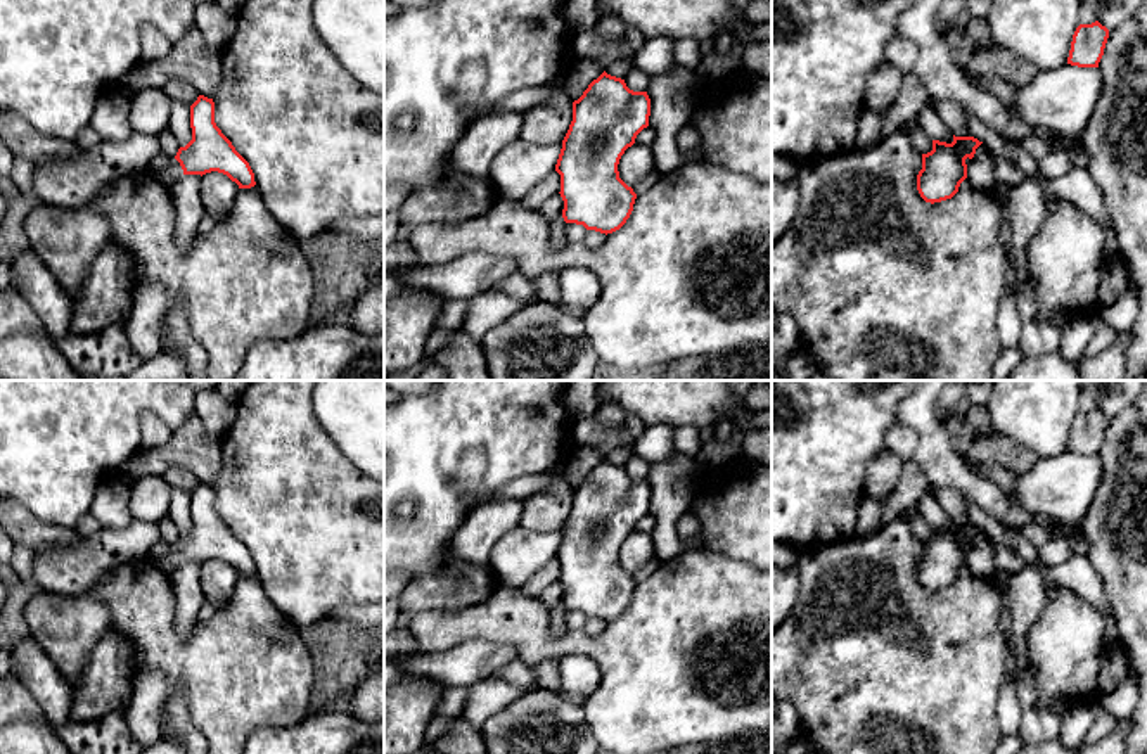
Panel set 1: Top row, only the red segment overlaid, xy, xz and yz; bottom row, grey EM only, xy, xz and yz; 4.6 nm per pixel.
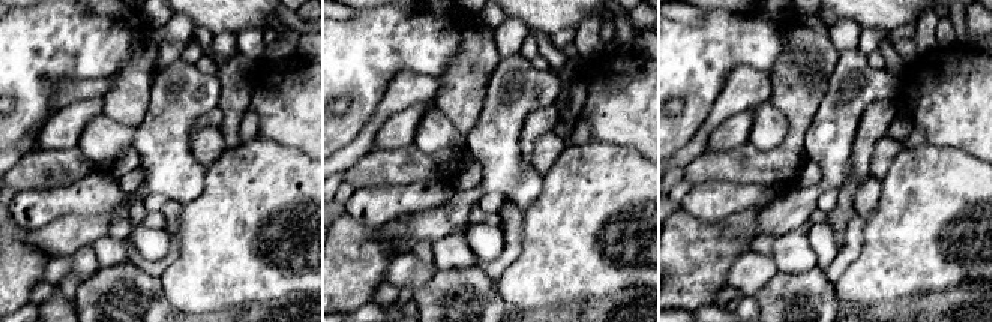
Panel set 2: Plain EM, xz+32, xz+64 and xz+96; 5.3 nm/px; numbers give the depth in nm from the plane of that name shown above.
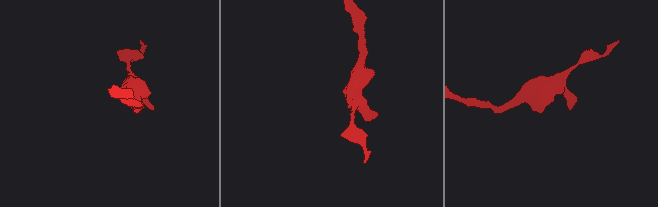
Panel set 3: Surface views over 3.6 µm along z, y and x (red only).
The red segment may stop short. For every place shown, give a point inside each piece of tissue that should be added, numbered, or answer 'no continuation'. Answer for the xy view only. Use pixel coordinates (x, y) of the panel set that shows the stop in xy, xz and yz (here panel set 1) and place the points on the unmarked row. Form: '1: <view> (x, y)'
1: xy (173, 559)

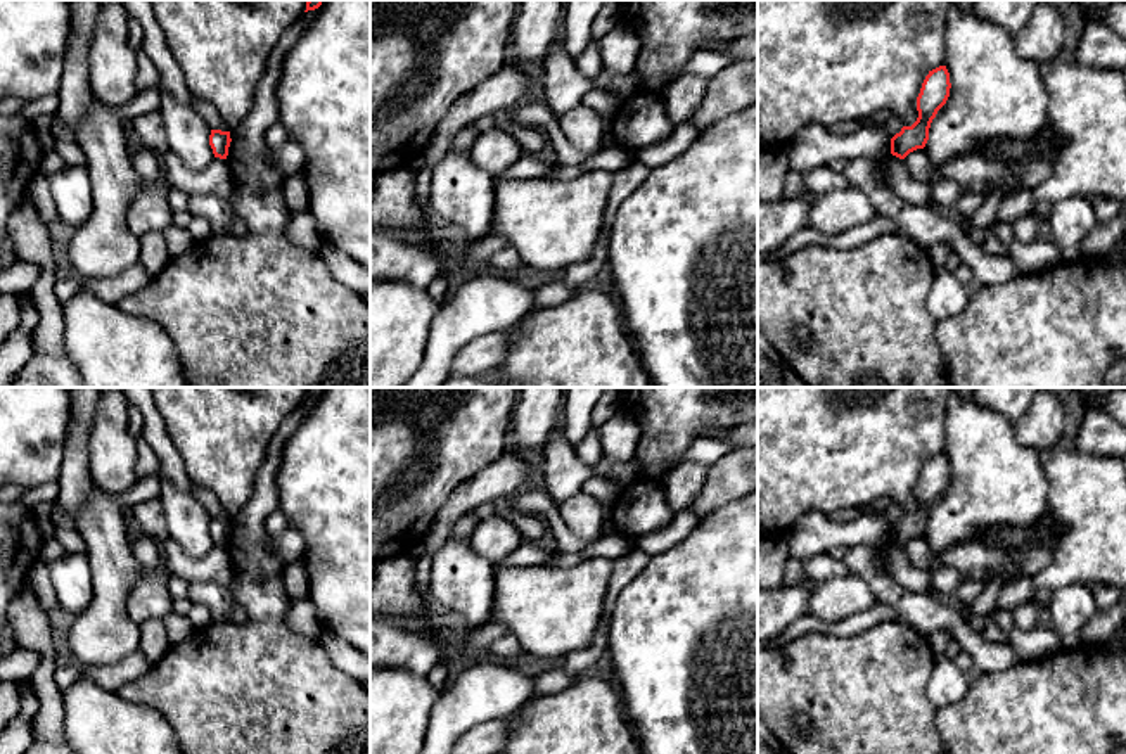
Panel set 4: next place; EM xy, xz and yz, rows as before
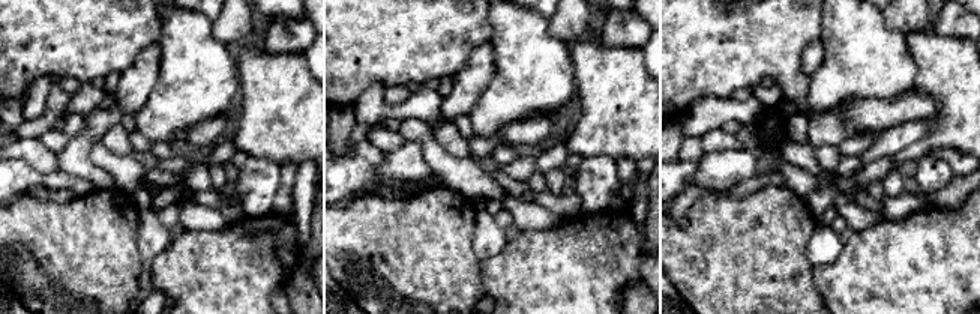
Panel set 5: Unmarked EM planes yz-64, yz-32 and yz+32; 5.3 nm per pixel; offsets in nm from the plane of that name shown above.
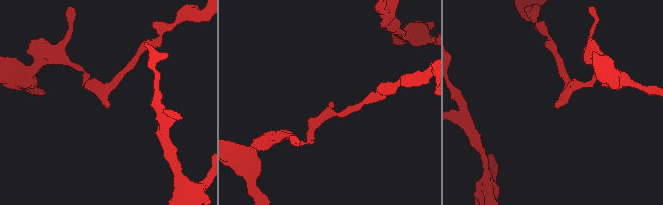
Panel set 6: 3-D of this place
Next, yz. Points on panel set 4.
no continuation

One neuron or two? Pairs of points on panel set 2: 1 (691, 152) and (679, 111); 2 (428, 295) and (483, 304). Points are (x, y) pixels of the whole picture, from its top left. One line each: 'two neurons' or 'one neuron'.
1: two neurons
2: one neuron

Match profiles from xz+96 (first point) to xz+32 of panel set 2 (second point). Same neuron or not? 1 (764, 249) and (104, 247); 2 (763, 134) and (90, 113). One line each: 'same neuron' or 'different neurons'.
1: different neurons
2: different neurons

